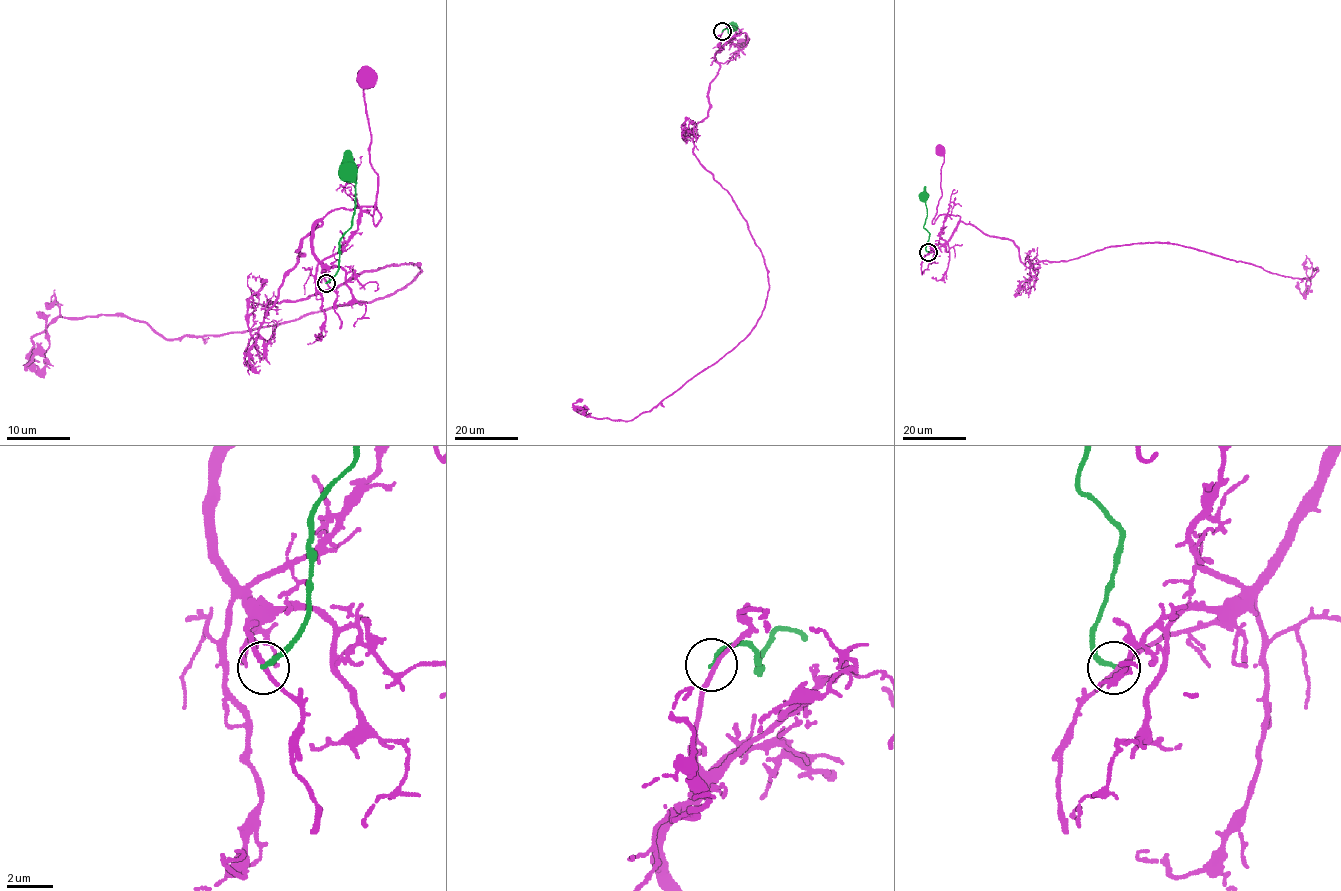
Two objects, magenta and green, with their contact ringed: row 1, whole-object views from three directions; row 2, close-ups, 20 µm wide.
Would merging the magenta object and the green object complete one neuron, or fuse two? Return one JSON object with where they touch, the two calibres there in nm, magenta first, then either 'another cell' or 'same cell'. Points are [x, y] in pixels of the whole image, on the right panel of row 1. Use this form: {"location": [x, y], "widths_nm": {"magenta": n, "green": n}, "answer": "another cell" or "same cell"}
{"location": [928, 252], "widths_nm": {"magenta": 180, "green": 190}, "answer": "another cell"}

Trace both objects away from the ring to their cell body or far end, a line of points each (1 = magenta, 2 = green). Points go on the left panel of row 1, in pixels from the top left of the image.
1: (326, 283), (322, 274), (363, 207), (381, 216), (374, 226), (366, 78)
2: (326, 283), (336, 272), (339, 245), (355, 210), (355, 164), (347, 149)

